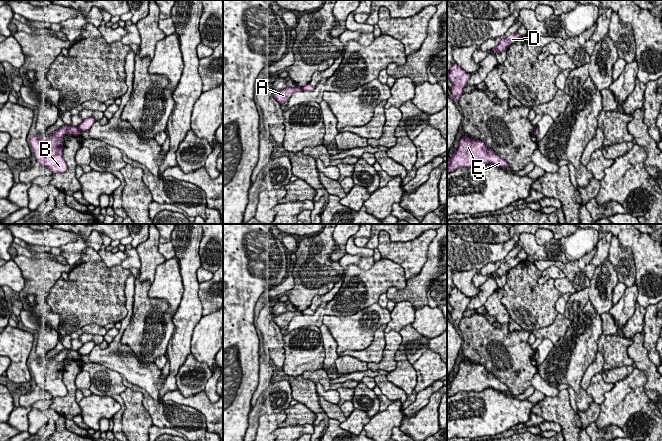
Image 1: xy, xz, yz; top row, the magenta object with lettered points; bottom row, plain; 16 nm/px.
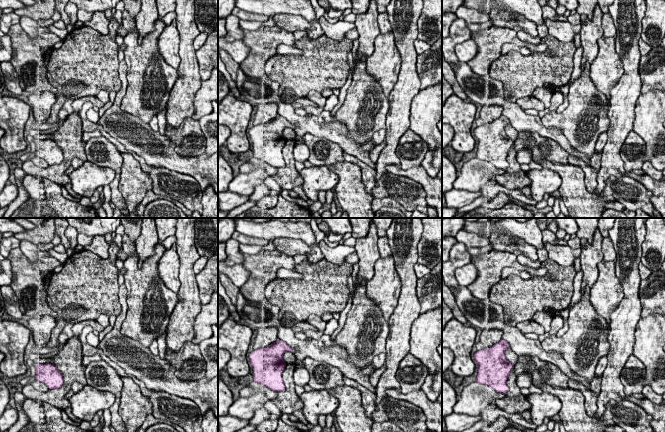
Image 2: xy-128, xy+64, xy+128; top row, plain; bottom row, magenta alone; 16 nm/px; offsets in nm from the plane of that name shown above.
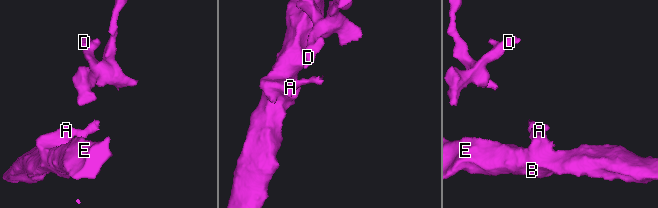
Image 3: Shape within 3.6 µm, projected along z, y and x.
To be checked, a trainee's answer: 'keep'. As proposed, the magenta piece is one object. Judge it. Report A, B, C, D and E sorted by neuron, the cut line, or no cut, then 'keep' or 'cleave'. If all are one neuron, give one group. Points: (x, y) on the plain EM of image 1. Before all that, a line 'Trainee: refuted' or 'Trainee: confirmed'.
Trainee: refuted
A B C E / D; cut in xy along (77, 351), (82, 355); cleave

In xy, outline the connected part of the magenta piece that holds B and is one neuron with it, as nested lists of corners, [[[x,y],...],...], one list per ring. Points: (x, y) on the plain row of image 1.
[[[65,348],[54,356],[51,361],[47,360],[47,363],[39,362],[36,359],[30,363],[37,386],[48,391],[52,397],[64,397],[67,394],[63,382],[64,371],[60,363],[64,362],[68,356],[74,360],[79,360],[82,357],[78,351]]]

